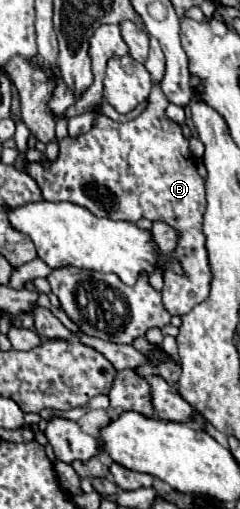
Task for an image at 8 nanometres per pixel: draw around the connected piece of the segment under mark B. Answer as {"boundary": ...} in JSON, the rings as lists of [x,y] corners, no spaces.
{"boundary":[[[153,87],[147,97],[147,107],[143,113],[127,123],[115,123],[107,115],[99,113],[95,117],[93,127],[79,135],[77,139],[65,137],[59,141],[59,159],[49,163],[47,167],[43,163],[29,163],[27,173],[39,183],[39,189],[43,193],[43,199],[47,201],[69,201],[81,207],[87,207],[93,215],[107,217],[107,219],[123,219],[123,221],[139,221],[141,217],[149,221],[165,221],[171,223],[171,227],[179,229],[181,239],[179,247],[173,251],[175,259],[183,263],[185,277],[175,275],[171,271],[165,273],[165,287],[161,291],[163,295],[163,307],[171,315],[185,315],[195,305],[199,305],[209,291],[211,283],[211,271],[207,267],[207,249],[203,243],[203,211],[205,211],[205,181],[197,173],[193,163],[193,153],[189,149],[189,141],[185,139],[181,127],[173,123],[165,115],[165,107],[169,105],[167,97],[163,95],[161,87]]]}

